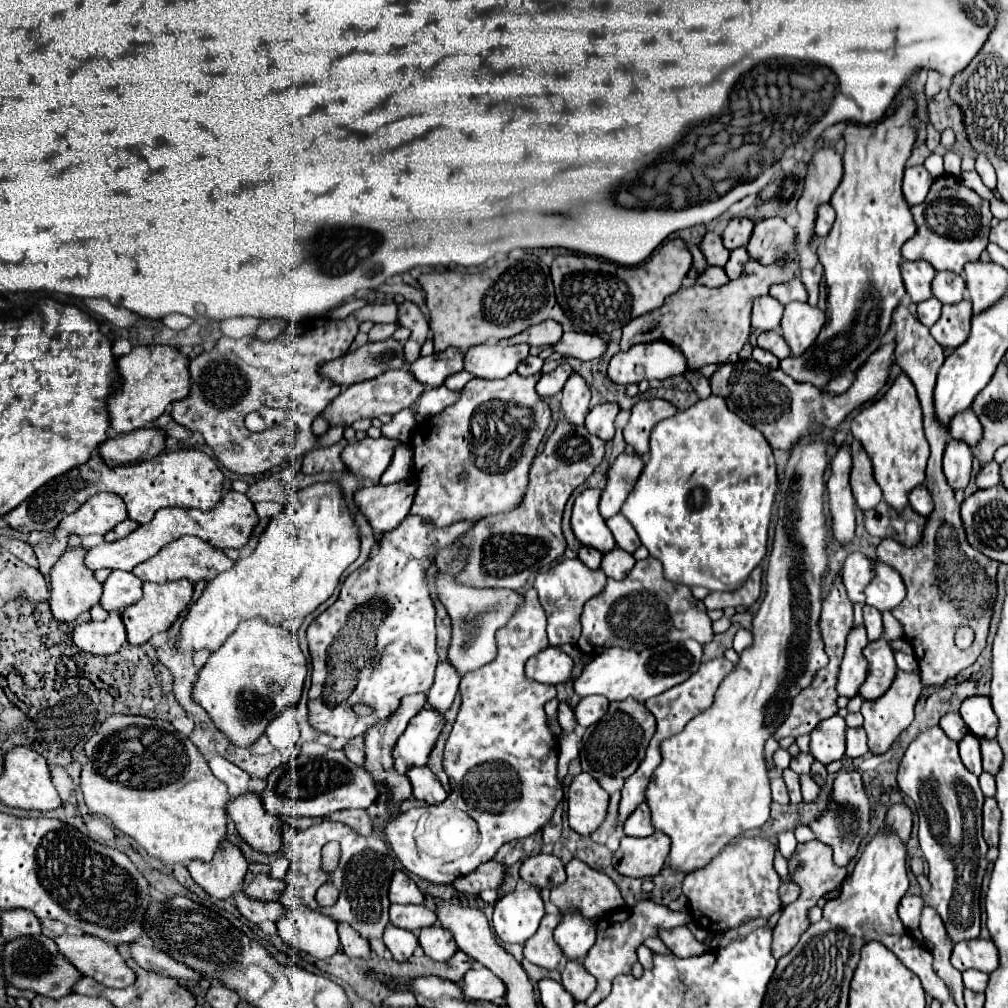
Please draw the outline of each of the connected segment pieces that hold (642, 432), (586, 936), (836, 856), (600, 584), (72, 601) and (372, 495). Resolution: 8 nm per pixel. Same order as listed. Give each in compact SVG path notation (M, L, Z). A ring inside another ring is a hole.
M659 398L639 400L633 406L629 424L623 430L625 442L631 444L639 456L647 454L649 452L649 434L651 434L653 426L675 414L677 414L677 408L667 400L659 400Z
M567 910L561 914L561 922L555 928L555 942L567 958L583 960L595 944L595 922L581 916L579 910Z
M859 772L837 774L837 778L833 782L833 802L831 802L829 810L819 820L809 824L809 828L815 832L817 840L831 846L833 860L837 866L847 866L851 862L851 858L857 854L861 840L869 832L869 810L871 810L869 798L865 794Z
M565 558L559 564L555 564L551 570L537 574L535 578L535 590L539 594L539 602L547 614L547 634L551 646L563 646L563 644L577 644L581 636L581 624L579 616L583 610L583 604L597 596L605 588L607 576L601 570L591 570L581 564L581 560Z
M75 546L75 548L65 550L65 554L55 562L55 566L51 570L51 590L49 590L51 596L49 596L49 606L51 606L53 616L57 620L61 620L61 622L75 620L81 612L89 610L101 598L103 584L95 578L93 570L85 568L85 562L83 562L85 552L87 552L85 546Z
M415 480L395 482L389 486L369 486L355 492L355 502L361 512L369 518L369 524L381 532L395 530L409 514L413 504L413 492L417 490Z

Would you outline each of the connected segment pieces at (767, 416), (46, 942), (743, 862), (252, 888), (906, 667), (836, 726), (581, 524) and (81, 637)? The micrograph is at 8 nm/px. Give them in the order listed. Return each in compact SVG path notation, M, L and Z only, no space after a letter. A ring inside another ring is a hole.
M895 342L875 350L869 356L869 360L857 370L851 388L839 396L831 392L827 394L819 392L817 388L813 388L813 384L799 384L779 368L769 370L757 364L755 360L725 362L717 368L717 372L711 376L709 382L713 394L723 396L731 412L737 412L741 420L761 430L767 442L771 444L771 448L789 450L793 444L797 444L801 436L805 436L805 432L809 434L821 428L837 428L851 410L869 402L889 380L893 352L895 352Z
M39 934L39 936L19 936L17 940L9 940L3 944L3 954L1 954L1 970L3 976L9 984L21 990L33 990L41 996L49 998L63 998L73 992L73 984L81 978L81 972L61 956L57 944Z
M741 838L727 844L711 862L693 870L683 880L693 920L711 934L723 934L747 918L769 918L781 908L781 878L773 868L775 846L765 838Z
M257 874L247 886L245 894L255 900L279 900L285 890L285 880L271 878L269 874Z
M897 652L895 654L895 660L897 660L897 668L903 670L903 672L917 672L919 670L915 656L907 656L903 652Z
M839 714L821 720L811 732L811 756L821 764L841 760L845 754L845 728L845 720Z
M587 488L583 490L573 504L573 518L571 526L577 536L577 540L583 546L593 546L599 552L609 552L615 548L613 534L609 532L603 516L599 514L599 498L601 490L599 488Z
M121 610L111 612L107 620L89 620L77 624L73 630L73 642L77 648L89 654L113 654L127 642L125 624L121 620Z

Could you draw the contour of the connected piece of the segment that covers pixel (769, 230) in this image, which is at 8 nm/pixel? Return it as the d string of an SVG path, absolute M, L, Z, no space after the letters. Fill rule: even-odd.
M765 218L755 224L747 242L747 252L761 264L773 264L791 256L795 244L795 230L783 218Z

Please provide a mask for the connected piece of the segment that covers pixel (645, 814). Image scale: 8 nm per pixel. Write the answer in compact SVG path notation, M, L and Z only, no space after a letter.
M641 802L633 814L625 822L625 834L627 836L649 836L653 834L655 828L651 824L651 810L645 802Z

